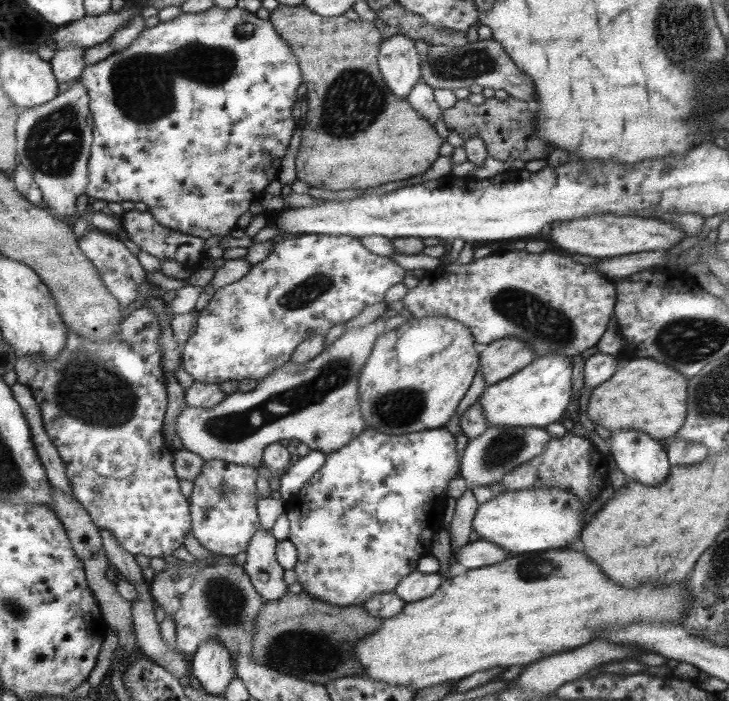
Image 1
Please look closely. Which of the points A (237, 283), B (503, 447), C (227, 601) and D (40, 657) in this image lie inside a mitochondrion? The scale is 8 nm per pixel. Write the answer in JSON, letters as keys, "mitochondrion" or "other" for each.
{"A":"other","B":"mitochondrion","C":"mitochondrion","D":"other"}

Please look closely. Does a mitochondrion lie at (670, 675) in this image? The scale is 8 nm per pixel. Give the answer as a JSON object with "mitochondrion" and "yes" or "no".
{"mitochondrion":"no"}

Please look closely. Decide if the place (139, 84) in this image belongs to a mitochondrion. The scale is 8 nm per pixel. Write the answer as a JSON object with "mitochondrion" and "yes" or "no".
{"mitochondrion":"yes"}

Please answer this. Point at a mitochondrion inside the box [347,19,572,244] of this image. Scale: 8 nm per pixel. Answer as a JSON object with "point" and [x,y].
{"point":[451,66]}

